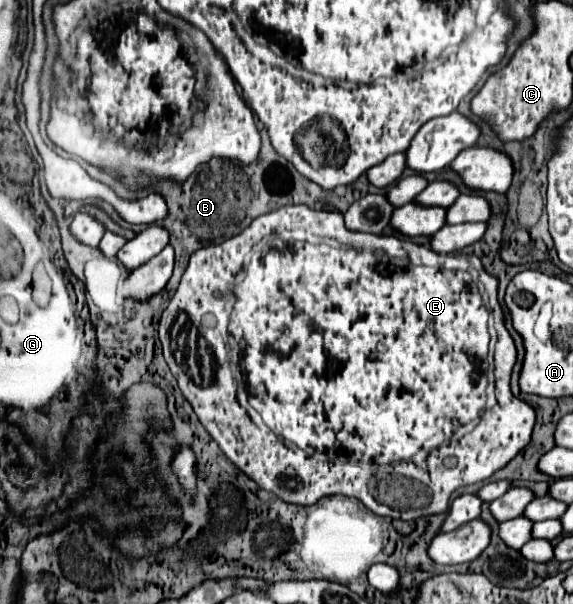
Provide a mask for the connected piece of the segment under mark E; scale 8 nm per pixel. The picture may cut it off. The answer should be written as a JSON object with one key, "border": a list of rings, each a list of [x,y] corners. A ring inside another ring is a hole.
{"border":[[[284,205],[284,207],[280,207],[280,209],[276,209],[276,211],[272,211],[272,213],[266,213],[266,215],[260,215],[260,217],[258,217],[258,219],[254,219],[254,221],[252,221],[252,223],[250,223],[250,225],[248,225],[248,227],[246,227],[246,229],[242,229],[242,233],[238,233],[238,235],[234,235],[234,237],[230,237],[230,239],[226,239],[226,241],[222,241],[222,243],[210,243],[210,245],[206,245],[206,247],[200,247],[200,249],[196,249],[196,251],[194,251],[194,253],[192,253],[192,255],[190,255],[190,259],[188,259],[188,265],[186,265],[186,271],[184,271],[184,273],[182,273],[182,279],[180,279],[180,285],[178,285],[178,289],[176,289],[176,293],[174,293],[174,297],[172,297],[172,299],[170,299],[170,303],[168,303],[168,307],[166,307],[166,309],[164,309],[164,313],[162,313],[162,319],[160,319],[160,329],[158,329],[158,333],[160,333],[160,343],[162,343],[162,347],[164,347],[164,357],[166,357],[166,363],[168,363],[168,367],[170,367],[170,371],[172,371],[172,375],[174,375],[174,379],[176,379],[176,381],[178,381],[178,387],[180,387],[180,391],[182,391],[182,395],[184,395],[184,397],[186,397],[186,401],[188,401],[188,403],[190,403],[190,405],[192,405],[192,409],[194,409],[194,413],[196,413],[196,415],[198,415],[198,419],[200,419],[200,423],[202,423],[202,425],[204,425],[204,429],[206,429],[206,431],[208,431],[208,433],[210,433],[210,437],[212,437],[212,439],[214,439],[214,441],[216,441],[216,443],[218,443],[218,447],[220,447],[220,449],[222,449],[222,451],[224,451],[224,453],[226,453],[226,457],[228,457],[228,459],[230,459],[230,461],[232,461],[232,463],[234,463],[234,465],[236,465],[236,467],[238,467],[238,469],[240,469],[240,471],[242,471],[242,473],[246,473],[246,475],[248,475],[248,477],[250,477],[250,479],[252,479],[252,481],[254,481],[254,483],[258,483],[258,487],[264,487],[264,489],[266,489],[266,491],[270,491],[270,493],[274,493],[274,495],[278,495],[278,497],[280,497],[280,499],[284,499],[284,501],[288,501],[288,503],[294,503],[294,505],[314,505],[314,503],[316,503],[316,501],[318,501],[318,499],[322,499],[322,497],[326,497],[326,495],[334,495],[334,493],[342,493],[342,495],[348,495],[348,497],[356,497],[356,499],[360,499],[360,501],[362,501],[362,503],[364,503],[364,505],[366,505],[366,507],[368,507],[368,509],[370,509],[370,511],[372,511],[372,513],[376,513],[376,515],[382,515],[382,517],[392,517],[392,519],[400,519],[400,521],[414,521],[414,519],[420,519],[420,517],[428,517],[428,515],[436,515],[436,513],[446,513],[446,511],[448,511],[448,507],[450,507],[450,497],[452,497],[452,493],[454,493],[454,491],[456,491],[456,489],[458,489],[458,487],[464,487],[464,485],[472,485],[472,483],[478,483],[478,481],[484,481],[484,479],[488,479],[488,477],[492,477],[492,475],[494,475],[494,473],[496,473],[496,471],[500,471],[500,469],[502,469],[502,467],[506,467],[506,463],[508,463],[508,461],[510,461],[510,459],[514,459],[514,455],[518,455],[518,451],[522,451],[522,447],[526,447],[526,443],[530,443],[530,435],[532,435],[532,429],[534,429],[534,409],[532,409],[532,407],[530,407],[530,405],[528,405],[528,403],[526,403],[526,401],[522,401],[522,399],[516,399],[516,397],[514,397],[514,395],[512,395],[512,391],[510,391],[510,377],[512,377],[512,367],[514,367],[514,365],[516,365],[516,355],[518,355],[518,351],[516,351],[516,345],[514,345],[514,341],[512,341],[512,337],[510,337],[510,333],[508,333],[508,329],[506,329],[506,321],[504,321],[504,312],[503,312],[503,310],[502,310],[502,307],[501,307],[501,305],[500,305],[500,304],[499,304],[499,302],[498,302],[498,298],[497,298],[497,293],[498,293],[498,279],[494,279],[494,275],[488,275],[488,271],[484,271],[484,267],[483,267],[483,265],[482,265],[482,261],[481,261],[481,259],[480,259],[480,258],[479,258],[479,257],[477,257],[477,256],[471,256],[471,257],[470,257],[470,259],[471,259],[471,262],[472,262],[472,264],[473,264],[473,265],[478,265],[478,266],[477,266],[477,267],[478,267],[478,271],[480,271],[480,281],[482,281],[482,283],[484,283],[484,286],[485,286],[485,288],[486,288],[486,292],[487,292],[487,299],[488,299],[488,307],[490,307],[490,309],[491,309],[491,311],[492,311],[492,313],[493,313],[493,317],[494,317],[494,318],[493,318],[493,324],[494,324],[494,328],[495,328],[495,330],[496,330],[496,331],[498,331],[498,343],[496,343],[496,353],[494,353],[494,363],[496,363],[496,371],[494,371],[494,375],[496,375],[496,397],[498,397],[498,403],[496,403],[496,405],[495,405],[495,406],[494,406],[494,407],[492,407],[492,409],[487,409],[487,408],[486,408],[486,400],[487,400],[487,396],[486,396],[486,387],[487,387],[487,385],[488,385],[488,383],[494,383],[494,375],[493,375],[493,366],[492,366],[492,365],[491,365],[491,364],[489,364],[489,363],[487,363],[487,362],[486,362],[486,361],[484,361],[484,357],[486,357],[486,355],[488,355],[488,343],[490,343],[490,333],[488,333],[488,317],[490,317],[490,309],[488,309],[488,307],[486,307],[486,305],[484,305],[484,303],[482,303],[482,297],[480,297],[480,293],[472,293],[472,291],[470,291],[470,285],[468,285],[468,283],[466,283],[466,281],[464,281],[464,275],[462,275],[462,273],[460,273],[460,271],[452,271],[452,269],[444,269],[444,267],[448,267],[448,263],[450,263],[450,255],[444,255],[444,253],[436,253],[436,251],[432,251],[432,249],[430,249],[430,247],[426,247],[426,245],[416,245],[416,243],[408,243],[408,241],[398,241],[398,239],[396,239],[396,237],[386,237],[386,235],[370,235],[370,233],[356,233],[356,231],[348,231],[348,229],[346,229],[346,227],[344,227],[344,217],[342,217],[342,213],[340,213],[340,211],[312,211],[312,209],[310,209],[310,207],[308,207],[308,205]],[[384,251],[388,251],[388,253],[390,253],[390,255],[396,255],[396,257],[406,257],[406,255],[408,255],[408,257],[410,257],[410,261],[412,261],[412,263],[430,263],[430,267],[428,267],[428,265],[412,265],[412,263],[406,263],[406,259],[390,259],[390,255],[386,255],[386,253],[384,253]],[[246,255],[250,255],[250,261],[248,261],[248,265],[246,265],[246,275],[244,275],[244,283],[240,283],[240,281],[238,281],[238,283],[236,283],[236,287],[232,287],[232,289],[238,289],[238,291],[234,291],[234,301],[232,301],[232,309],[230,309],[230,315],[228,315],[228,335],[230,335],[230,339],[228,339],[228,343],[230,343],[230,347],[232,347],[232,349],[234,349],[234,351],[238,351],[238,367],[240,367],[240,373],[242,373],[242,377],[244,377],[244,383],[242,383],[242,385],[244,385],[244,391],[246,391],[246,393],[248,393],[248,397],[250,397],[250,399],[254,399],[254,401],[248,401],[248,405],[250,405],[250,407],[252,407],[252,409],[254,409],[254,411],[250,411],[250,409],[248,409],[248,407],[246,407],[246,405],[240,405],[240,401],[238,401],[238,385],[234,385],[234,383],[236,383],[236,381],[234,381],[234,375],[232,375],[232,371],[222,371],[222,375],[214,375],[214,369],[216,369],[216,367],[214,367],[214,359],[212,359],[212,349],[206,349],[206,343],[210,343],[210,339],[208,339],[208,337],[206,337],[206,331],[198,331],[198,329],[196,329],[196,317],[202,317],[202,313],[204,313],[204,309],[200,309],[200,311],[196,311],[196,297],[198,297],[198,299],[202,299],[202,301],[210,301],[210,299],[212,299],[212,295],[218,295],[218,297],[220,297],[220,295],[224,295],[224,293],[226,293],[226,291],[230,291],[230,281],[224,281],[224,275],[228,275],[228,279],[230,279],[230,277],[232,277],[232,275],[236,275],[236,273],[238,273],[238,271],[240,271],[240,269],[242,269],[242,263],[244,263],[244,259],[246,259]],[[418,451],[422,451],[422,455],[428,455],[428,461],[424,461],[424,465],[418,465],[418,463],[414,463],[414,461],[412,461],[412,459],[410,459],[410,455],[414,455],[414,457],[416,457],[416,453],[418,453]],[[446,457],[456,457],[456,459],[458,459],[458,463],[456,463],[456,467],[454,467],[454,469],[448,469],[448,467],[444,467],[444,463],[442,463],[442,461],[444,461],[444,459],[446,459]],[[416,465],[418,465],[418,467],[420,467],[420,469],[422,469],[422,467],[426,467],[426,469],[422,469],[422,473],[420,473],[420,479],[422,479],[422,483],[424,483],[424,485],[426,485],[426,487],[422,487],[422,485],[420,485],[420,483],[418,483],[418,479],[414,479],[414,473],[418,473],[418,469],[416,469],[416,471],[414,471],[414,467],[416,467]]]}

